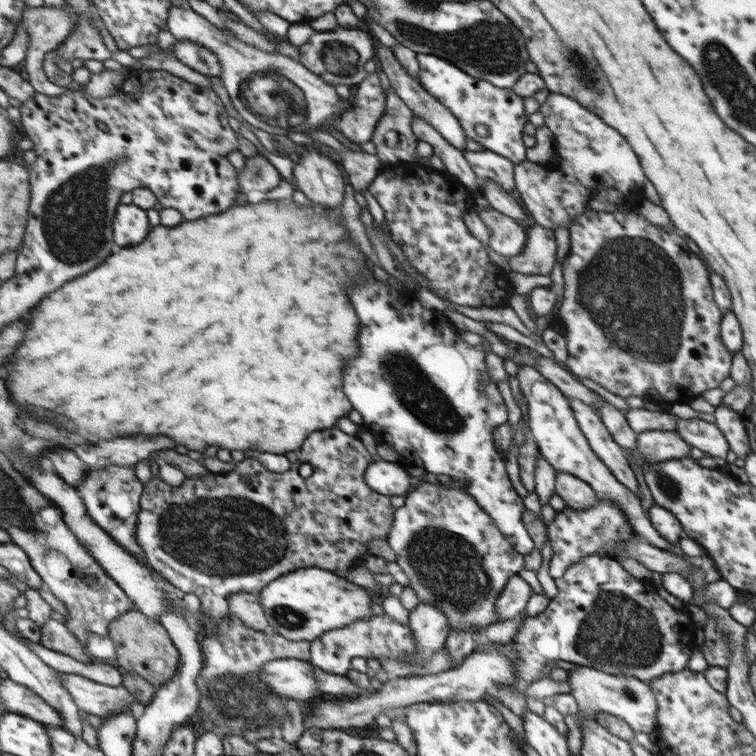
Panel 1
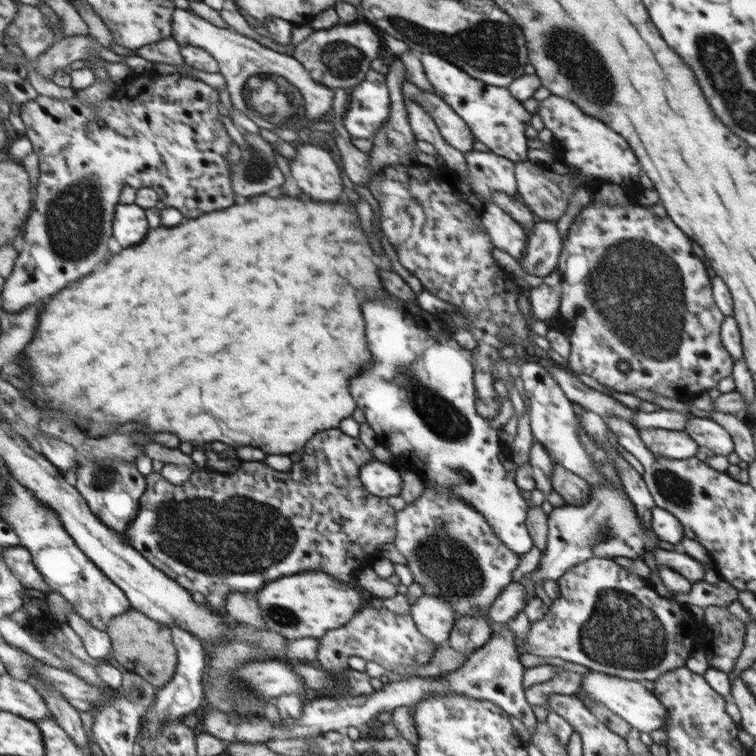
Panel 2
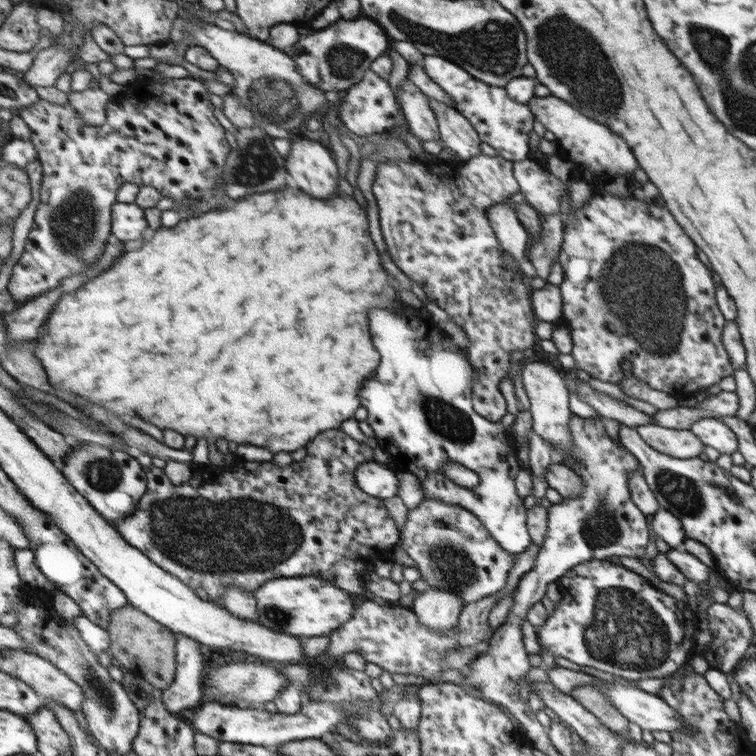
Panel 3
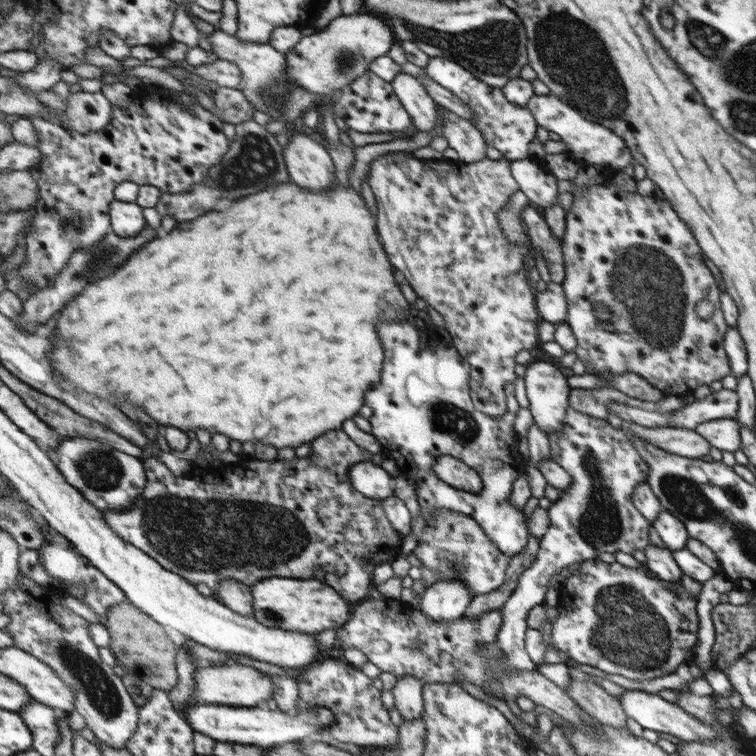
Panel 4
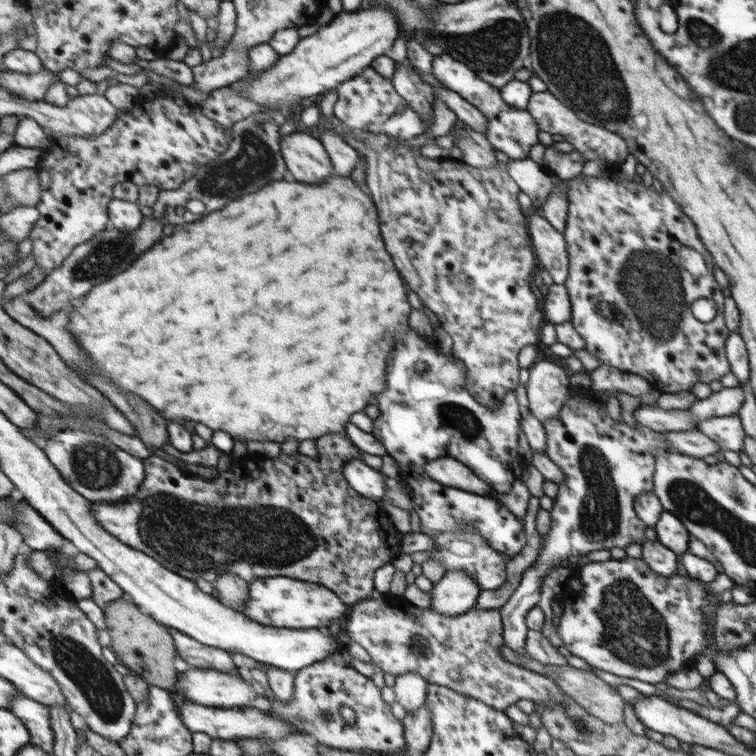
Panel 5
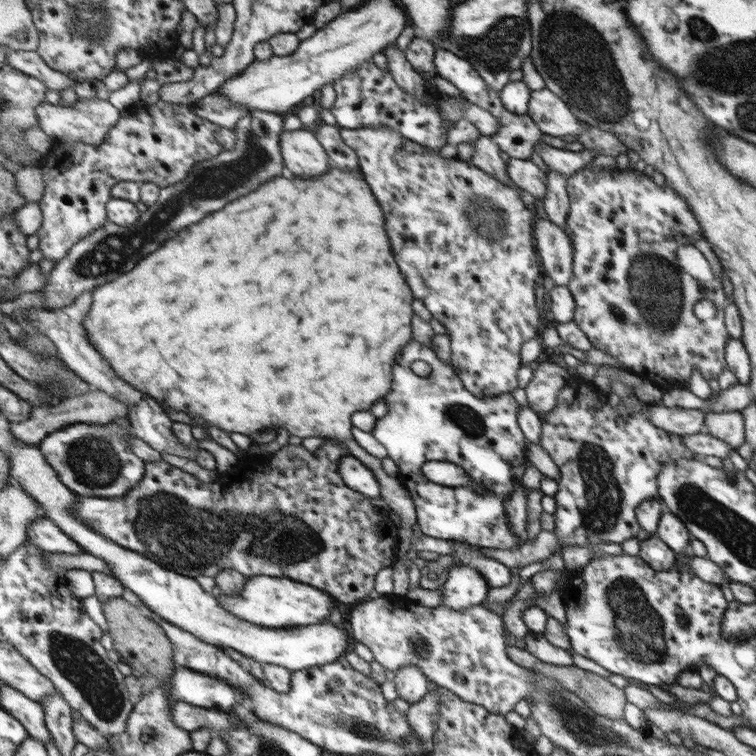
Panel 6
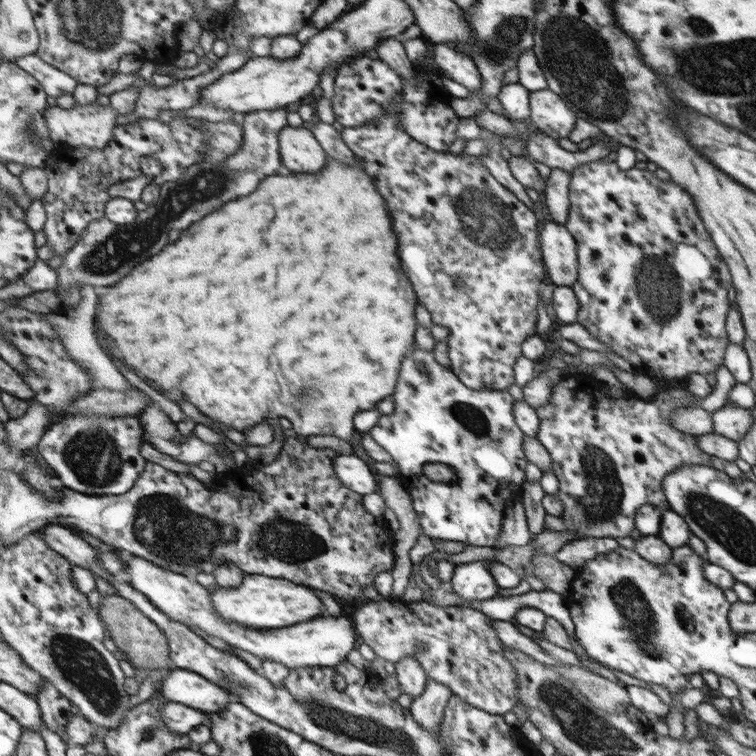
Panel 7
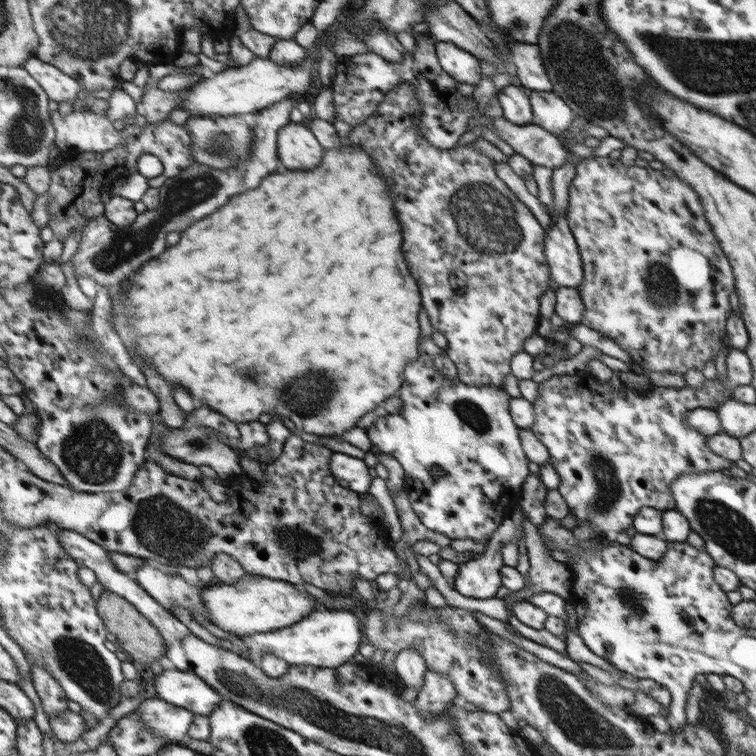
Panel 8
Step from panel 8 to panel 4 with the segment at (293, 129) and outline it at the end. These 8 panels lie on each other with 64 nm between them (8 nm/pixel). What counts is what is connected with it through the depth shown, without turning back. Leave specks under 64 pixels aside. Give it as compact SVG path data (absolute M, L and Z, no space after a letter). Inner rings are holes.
M295 134L283 148L285 165L294 184L306 186L308 190L326 190L336 183L334 165L328 152L314 140Z

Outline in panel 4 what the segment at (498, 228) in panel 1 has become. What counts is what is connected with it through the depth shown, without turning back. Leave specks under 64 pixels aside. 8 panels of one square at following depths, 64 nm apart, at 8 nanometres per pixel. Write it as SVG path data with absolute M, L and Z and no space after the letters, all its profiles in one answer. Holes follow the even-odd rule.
M517 190L507 208L503 208L496 215L496 222L501 224L502 234L506 235L509 241L519 245L526 245L529 240L521 220L521 213L527 206L529 206L528 196L523 190Z

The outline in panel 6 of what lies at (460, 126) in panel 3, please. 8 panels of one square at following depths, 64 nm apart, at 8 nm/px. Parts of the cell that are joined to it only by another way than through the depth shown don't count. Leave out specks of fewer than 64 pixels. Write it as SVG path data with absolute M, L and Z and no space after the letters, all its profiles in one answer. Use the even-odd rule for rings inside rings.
M484 135L479 136L479 138L470 143L475 148L472 158L476 166L480 167L483 171L496 175L498 179L501 179L508 186L516 185L508 174L507 163L500 156L502 150L498 143L495 143L491 137Z

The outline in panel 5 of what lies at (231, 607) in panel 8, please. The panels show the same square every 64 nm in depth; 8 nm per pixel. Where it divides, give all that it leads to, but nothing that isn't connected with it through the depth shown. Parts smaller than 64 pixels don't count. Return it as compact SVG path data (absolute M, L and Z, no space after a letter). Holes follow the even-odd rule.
M260 577L249 582L249 597L244 601L243 613L250 619L264 626L274 626L285 629L309 629L329 627L333 620L339 619L346 612L346 604L329 587L313 582L288 577Z

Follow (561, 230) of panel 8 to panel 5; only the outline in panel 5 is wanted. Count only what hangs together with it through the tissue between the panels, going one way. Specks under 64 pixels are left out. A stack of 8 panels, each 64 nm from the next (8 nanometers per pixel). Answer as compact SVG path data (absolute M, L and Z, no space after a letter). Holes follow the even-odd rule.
M532 209L529 212L528 223L538 258L542 261L543 268L550 273L553 282L564 285L570 273L570 254L565 235Z

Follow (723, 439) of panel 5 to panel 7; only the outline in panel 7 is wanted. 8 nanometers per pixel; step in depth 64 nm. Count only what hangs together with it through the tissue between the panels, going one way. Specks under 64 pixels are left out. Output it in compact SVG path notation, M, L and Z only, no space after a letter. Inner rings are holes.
M728 403L712 411L712 424L714 424L712 433L739 443L750 429L750 422L754 423L750 416L751 409Z

